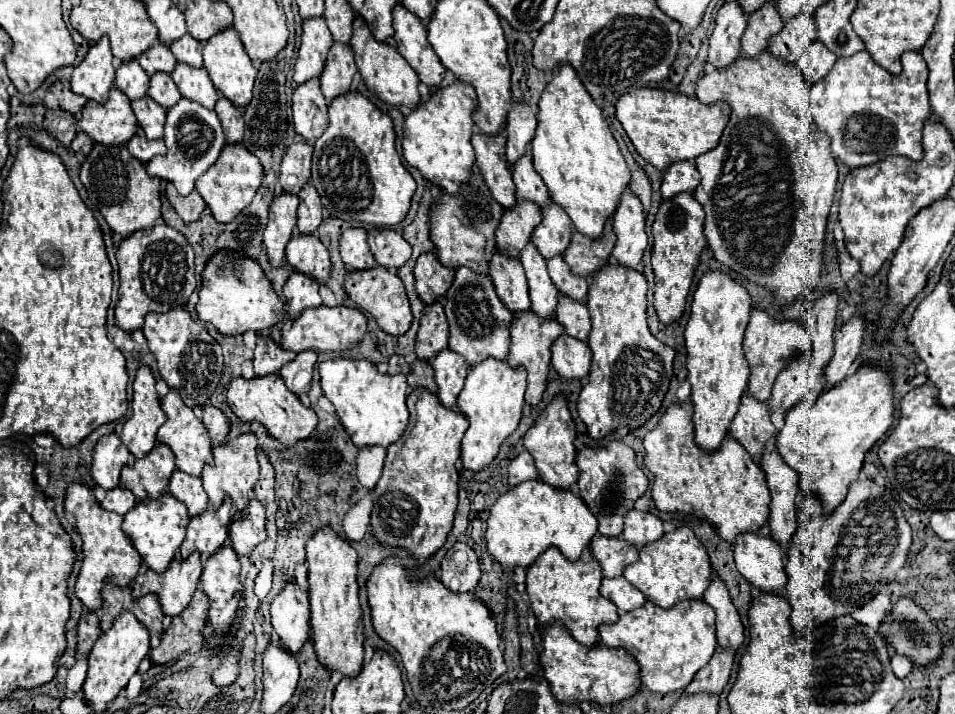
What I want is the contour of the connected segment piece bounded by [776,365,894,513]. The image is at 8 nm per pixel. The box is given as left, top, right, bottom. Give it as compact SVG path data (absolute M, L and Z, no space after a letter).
M864 365L864 367L860 367L854 375L846 377L844 381L840 381L838 385L834 385L832 389L828 389L826 393L822 393L822 395L818 397L818 401L814 403L814 407L812 407L812 411L810 411L810 415L808 415L808 417L788 417L788 415L786 415L786 423L784 423L784 427L780 429L780 433L776 435L776 449L778 449L780 457L782 457L782 461L784 461L786 465L790 465L790 469L794 469L794 471L798 473L798 477L800 477L800 489L802 489L804 493L808 493L808 495L814 495L814 497L822 503L824 513L832 513L832 511L834 511L834 509L836 509L836 507L846 499L846 493L848 493L850 485L858 479L860 469L862 469L862 463L864 463L864 455L872 449L872 445L874 445L880 437L884 437L884 435L886 435L886 431L888 431L888 427L892 425L892 421L894 421L892 379L890 379L890 377L888 377L888 373L886 373L886 371L882 371L880 367L868 367L868 365Z

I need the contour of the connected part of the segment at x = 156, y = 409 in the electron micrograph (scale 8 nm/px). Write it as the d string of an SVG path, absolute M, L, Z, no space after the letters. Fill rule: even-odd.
M140 367L134 379L132 417L124 423L120 441L136 459L142 459L156 447L156 431L164 419L166 417L154 389L154 375L148 367Z

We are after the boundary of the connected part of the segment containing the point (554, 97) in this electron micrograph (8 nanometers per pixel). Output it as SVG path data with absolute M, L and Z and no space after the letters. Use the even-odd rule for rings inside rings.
M570 65L554 71L538 107L538 127L530 145L534 169L550 189L552 201L568 213L574 229L598 239L606 219L614 215L622 193L630 185L630 169L624 155L600 107L592 101Z

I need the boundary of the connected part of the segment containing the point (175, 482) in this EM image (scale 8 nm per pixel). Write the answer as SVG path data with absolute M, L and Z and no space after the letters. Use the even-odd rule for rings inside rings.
M174 471L168 485L168 493L186 505L190 517L196 517L198 513L204 513L208 509L208 497L202 489L200 477Z

